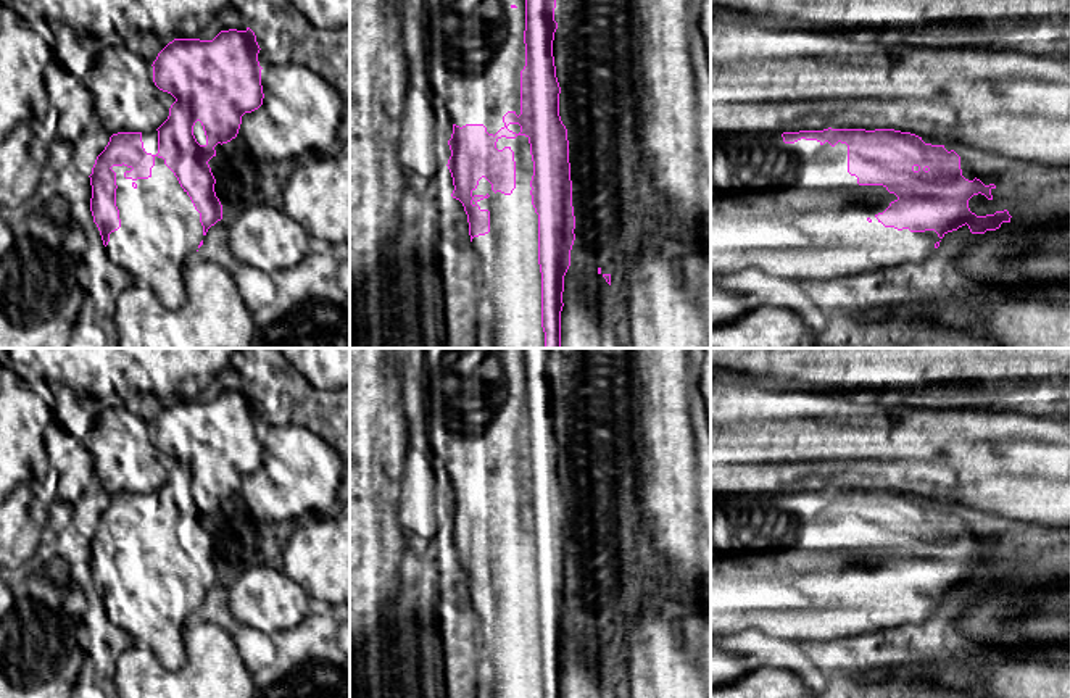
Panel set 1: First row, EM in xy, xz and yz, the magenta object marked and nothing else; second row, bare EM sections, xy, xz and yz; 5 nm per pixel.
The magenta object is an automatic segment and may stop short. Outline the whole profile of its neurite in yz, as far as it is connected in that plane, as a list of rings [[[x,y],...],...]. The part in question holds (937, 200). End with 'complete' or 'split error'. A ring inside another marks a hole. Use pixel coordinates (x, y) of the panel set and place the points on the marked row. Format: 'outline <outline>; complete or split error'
outline [[[823,129],[783,132],[785,143],[801,139],[820,145],[838,142],[848,145],[848,172],[859,185],[883,185],[898,198],[875,214],[885,227],[910,232],[935,231],[939,239],[968,226],[972,234],[996,231],[1010,222],[1007,210],[977,216],[968,208],[973,195],[993,200],[994,184],[962,176],[960,156],[944,145],[925,143],[922,137],[894,129]]]; complete

